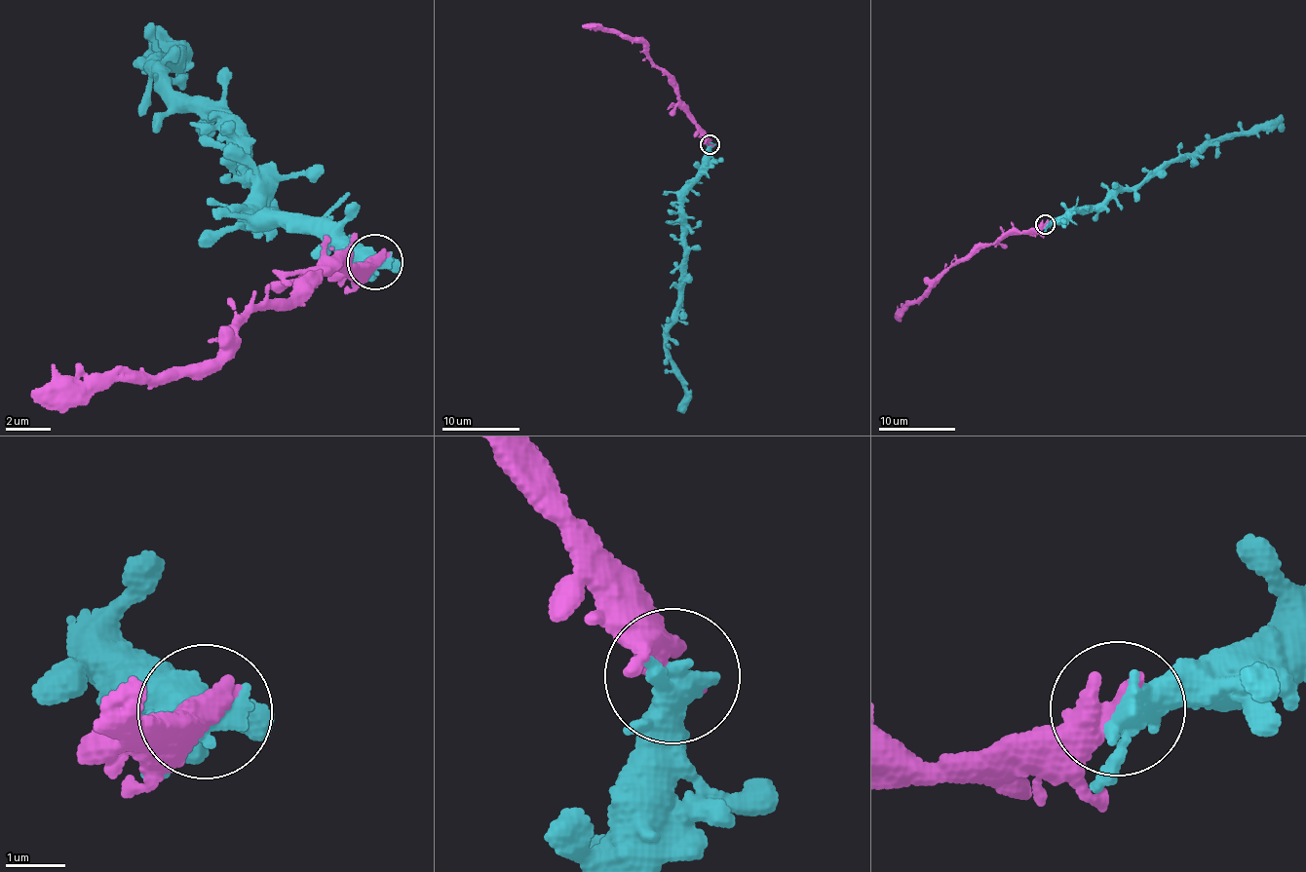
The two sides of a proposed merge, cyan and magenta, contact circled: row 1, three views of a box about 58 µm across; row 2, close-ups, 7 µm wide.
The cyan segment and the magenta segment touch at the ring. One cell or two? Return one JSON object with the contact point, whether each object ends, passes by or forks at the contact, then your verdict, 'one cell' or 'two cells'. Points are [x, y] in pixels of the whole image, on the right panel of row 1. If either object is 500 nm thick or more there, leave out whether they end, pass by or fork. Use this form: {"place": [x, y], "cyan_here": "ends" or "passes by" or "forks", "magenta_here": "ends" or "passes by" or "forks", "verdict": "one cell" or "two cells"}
{"place": [1045, 224], "verdict": "one cell"}

